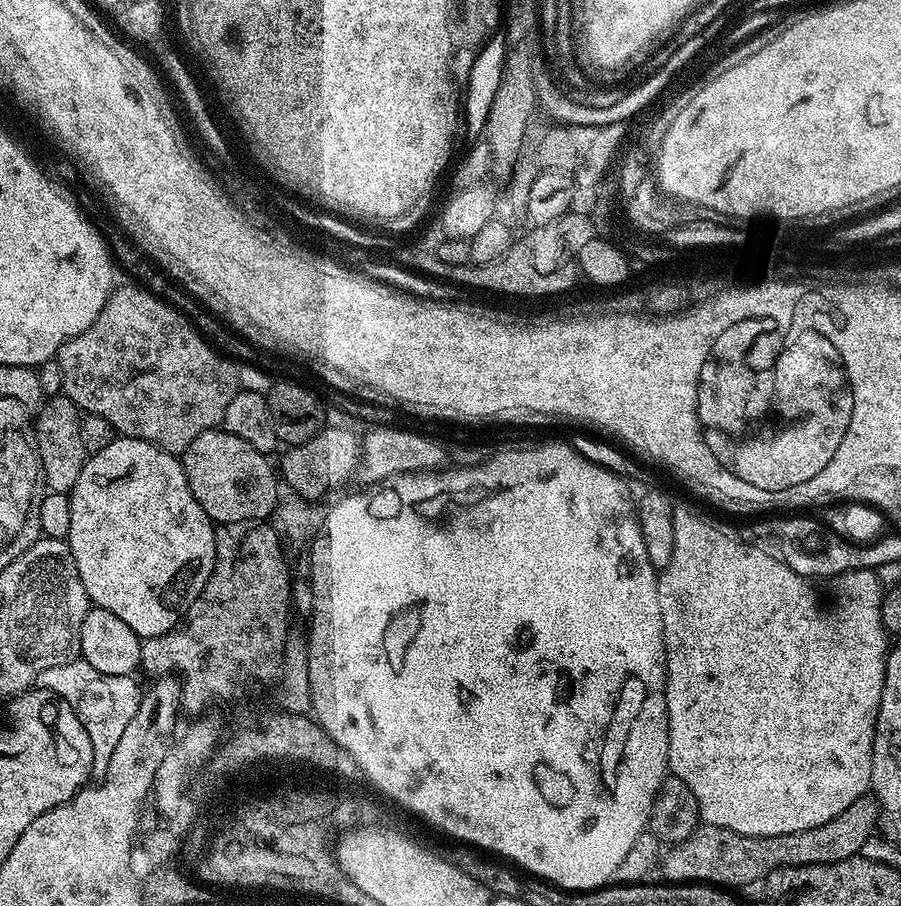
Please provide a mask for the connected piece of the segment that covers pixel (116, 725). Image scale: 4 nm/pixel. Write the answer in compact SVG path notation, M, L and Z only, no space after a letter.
M73 658L62 667L51 667L36 676L35 687L66 702L82 722L91 742L93 773L102 774L106 770L127 723L137 712L142 692L135 680L135 677L126 675L102 675L83 658Z

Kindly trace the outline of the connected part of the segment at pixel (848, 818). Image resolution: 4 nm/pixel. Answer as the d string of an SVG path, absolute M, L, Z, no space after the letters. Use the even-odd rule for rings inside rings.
M875 795L859 796L842 814L810 830L793 834L750 836L726 827L705 824L696 828L680 844L673 844L663 853L662 873L668 882L709 883L722 888L735 888L763 881L782 866L830 864L857 855L872 830L880 822L882 806ZM676 880L676 881L672 881Z

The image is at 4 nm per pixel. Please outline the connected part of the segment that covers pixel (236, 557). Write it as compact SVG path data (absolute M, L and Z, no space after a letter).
M249 522L247 524L221 524L216 528L216 561L212 567L212 572L208 575L206 586L196 595L196 600L189 604L180 623L161 636L149 636L140 645L140 665L141 669L149 672L152 678L171 677L175 674L182 681L182 704L192 712L203 713L207 704L212 704L215 700L226 702L228 692L232 688L242 686L242 682L249 676L257 676L263 682L269 682L281 675L286 641L289 639L288 633L288 599L292 596L292 580L288 577L288 564L284 561L284 556L280 553L280 540L276 537L276 532L264 522Z

